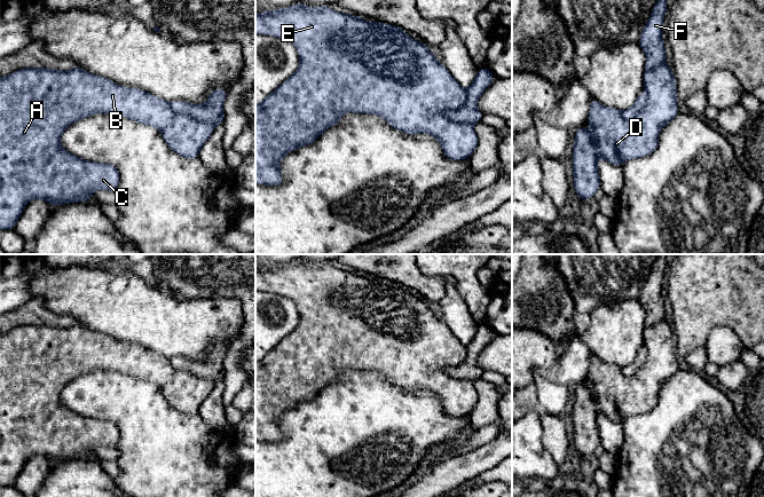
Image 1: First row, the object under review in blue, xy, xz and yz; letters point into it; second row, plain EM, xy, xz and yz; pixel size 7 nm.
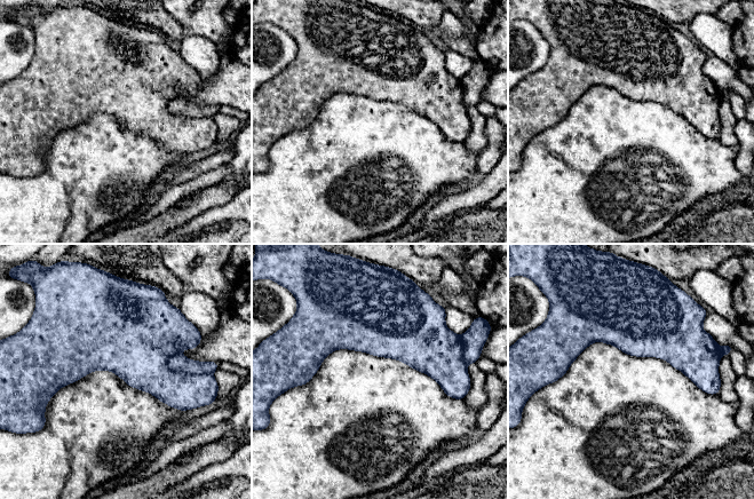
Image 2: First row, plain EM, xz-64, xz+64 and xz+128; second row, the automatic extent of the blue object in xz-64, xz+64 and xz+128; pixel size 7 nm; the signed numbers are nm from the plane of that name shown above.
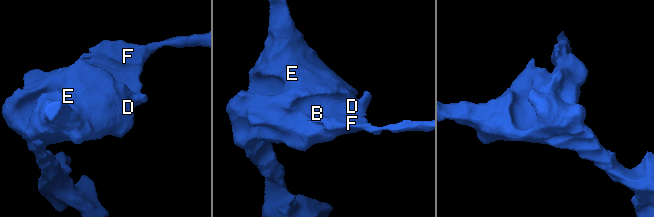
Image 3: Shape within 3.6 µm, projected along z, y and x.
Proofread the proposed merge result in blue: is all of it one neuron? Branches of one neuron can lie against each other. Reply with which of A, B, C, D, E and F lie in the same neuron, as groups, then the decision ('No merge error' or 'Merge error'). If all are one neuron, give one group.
Groups: A B C D E / F. Merge error

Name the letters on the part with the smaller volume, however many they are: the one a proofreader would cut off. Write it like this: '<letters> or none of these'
F

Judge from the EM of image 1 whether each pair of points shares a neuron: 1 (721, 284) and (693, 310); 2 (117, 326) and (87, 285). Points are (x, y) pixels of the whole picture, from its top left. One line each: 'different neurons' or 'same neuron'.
1: same neuron
2: same neuron

